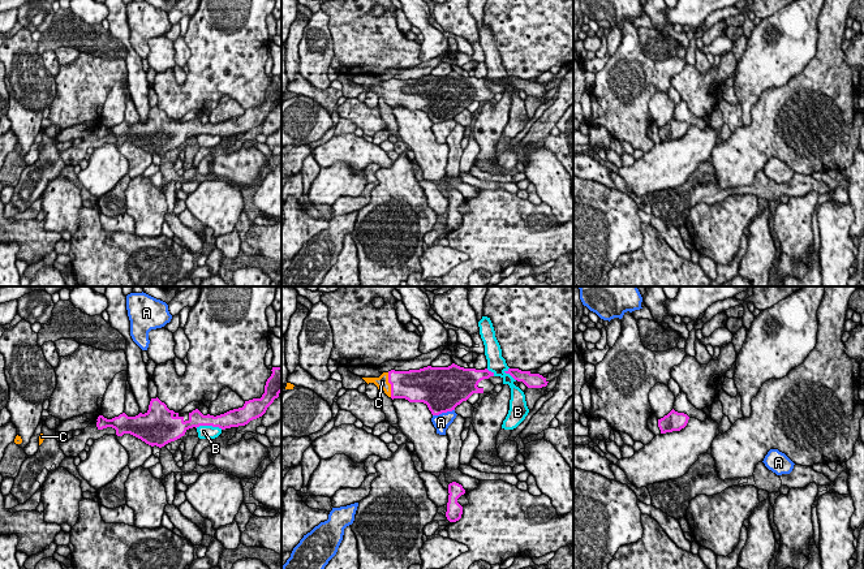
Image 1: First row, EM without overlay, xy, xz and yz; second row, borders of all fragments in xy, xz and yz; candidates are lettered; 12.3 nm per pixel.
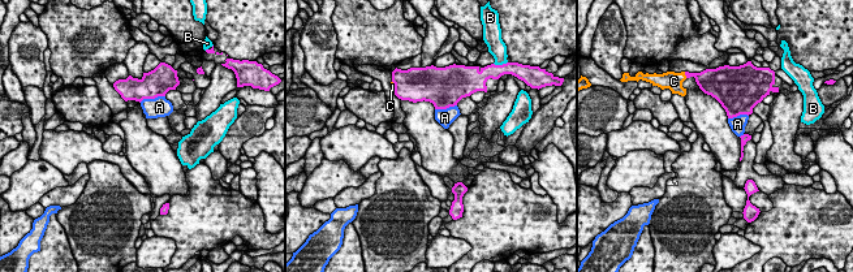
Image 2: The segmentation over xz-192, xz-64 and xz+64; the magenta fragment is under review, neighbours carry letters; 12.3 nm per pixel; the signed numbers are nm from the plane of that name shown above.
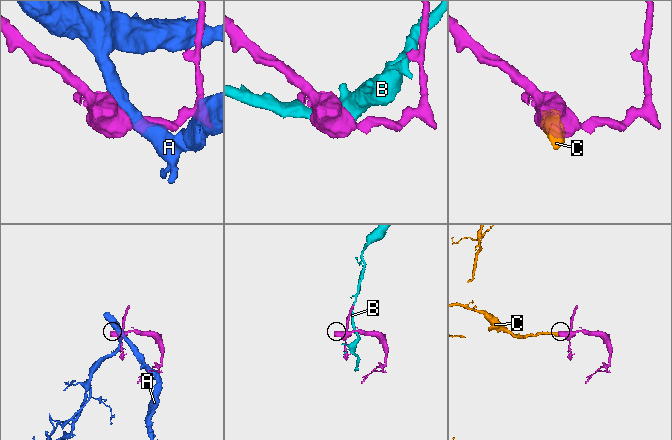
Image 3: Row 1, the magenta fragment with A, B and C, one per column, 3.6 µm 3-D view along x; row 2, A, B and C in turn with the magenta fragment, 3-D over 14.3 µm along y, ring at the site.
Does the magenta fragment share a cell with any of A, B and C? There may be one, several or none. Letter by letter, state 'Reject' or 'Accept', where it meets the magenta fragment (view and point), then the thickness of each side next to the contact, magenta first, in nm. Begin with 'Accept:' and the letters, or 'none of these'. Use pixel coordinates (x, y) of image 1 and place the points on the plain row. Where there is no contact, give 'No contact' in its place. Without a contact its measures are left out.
Accept: C
A: Reject. Touches magenta at xz (443, 120). Thickness 500 nm (magenta) against 200 nm
B: Reject. Touches magenta at xy (209, 133). Thickness 200 nm (magenta) against 160 nm
C: Accept. Touches magenta at xz (390, 91). Thickness 360 nm (magenta) against 160 nm

